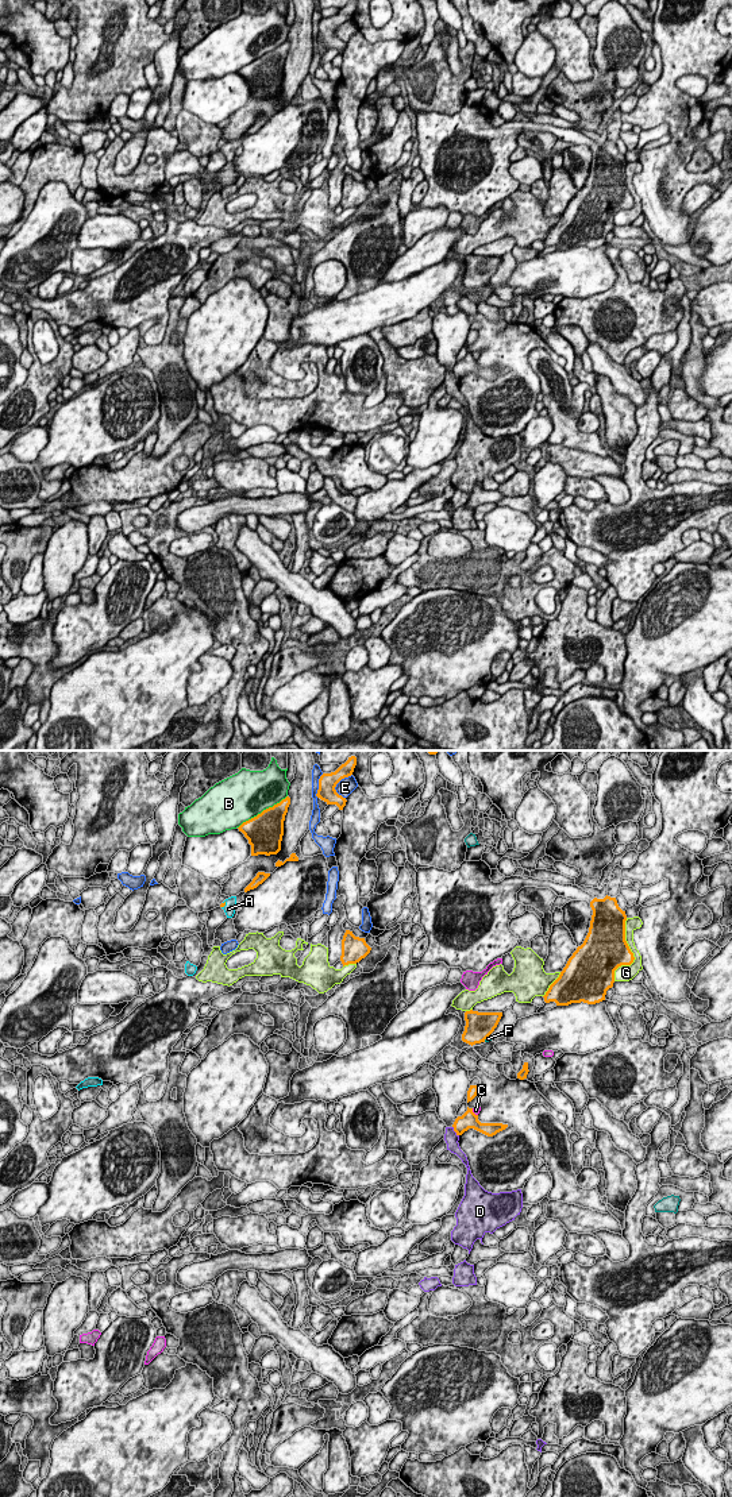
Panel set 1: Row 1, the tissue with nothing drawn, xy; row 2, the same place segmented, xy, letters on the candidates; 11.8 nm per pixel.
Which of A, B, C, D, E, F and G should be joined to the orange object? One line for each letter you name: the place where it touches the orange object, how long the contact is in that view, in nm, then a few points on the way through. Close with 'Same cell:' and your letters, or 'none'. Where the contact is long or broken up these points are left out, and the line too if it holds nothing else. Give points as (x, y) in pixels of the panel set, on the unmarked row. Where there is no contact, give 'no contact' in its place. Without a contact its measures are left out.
A: meets orange in xy at (224, 149); contact 100 nm long; runs through xy (222, 149), (224, 149), (228, 153)
Same cell: A

